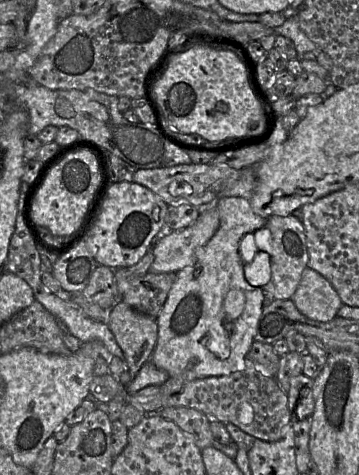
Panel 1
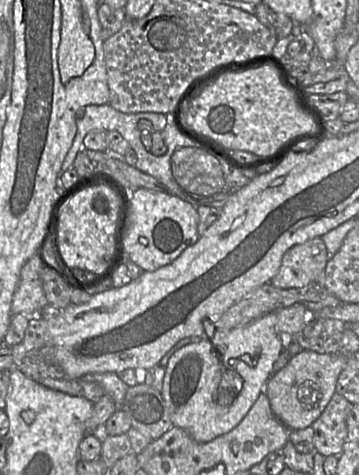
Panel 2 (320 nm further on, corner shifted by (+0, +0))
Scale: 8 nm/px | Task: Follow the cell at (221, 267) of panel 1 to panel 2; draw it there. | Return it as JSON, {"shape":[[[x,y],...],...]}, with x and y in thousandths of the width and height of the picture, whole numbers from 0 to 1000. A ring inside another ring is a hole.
{"shape":[[[769,657],[744,659],[708,678],[643,695],[607,695],[591,712],[526,712],[507,716],[460,771],[448,829],[485,897],[521,907],[557,933],[582,931],[652,903],[688,874],[719,840],[749,796],[760,768],[788,739],[774,699]]]}

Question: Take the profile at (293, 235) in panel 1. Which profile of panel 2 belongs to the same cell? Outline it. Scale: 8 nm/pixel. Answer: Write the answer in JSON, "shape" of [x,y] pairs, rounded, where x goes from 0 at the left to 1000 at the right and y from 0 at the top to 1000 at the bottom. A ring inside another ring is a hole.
{"shape":[[[894,499],[822,516],[791,535],[780,566],[752,598],[783,608],[900,598],[900,575],[916,543]]]}

